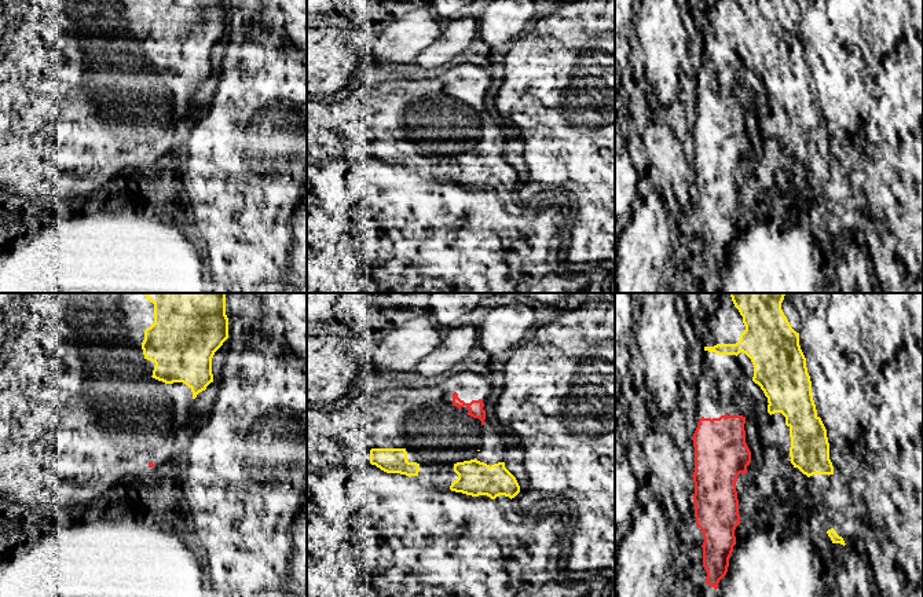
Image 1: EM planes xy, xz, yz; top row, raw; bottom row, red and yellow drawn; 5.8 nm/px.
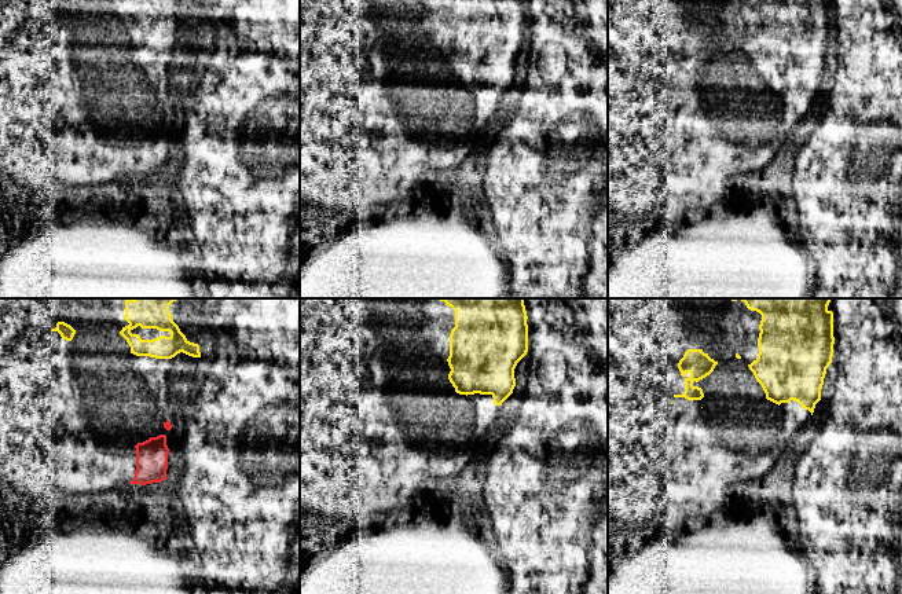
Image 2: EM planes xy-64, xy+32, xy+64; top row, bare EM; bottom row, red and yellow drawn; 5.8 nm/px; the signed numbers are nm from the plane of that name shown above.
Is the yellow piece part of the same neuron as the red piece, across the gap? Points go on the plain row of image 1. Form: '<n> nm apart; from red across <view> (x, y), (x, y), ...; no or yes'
140 nm apart; from red across yz (744, 109), (768, 103); yes

